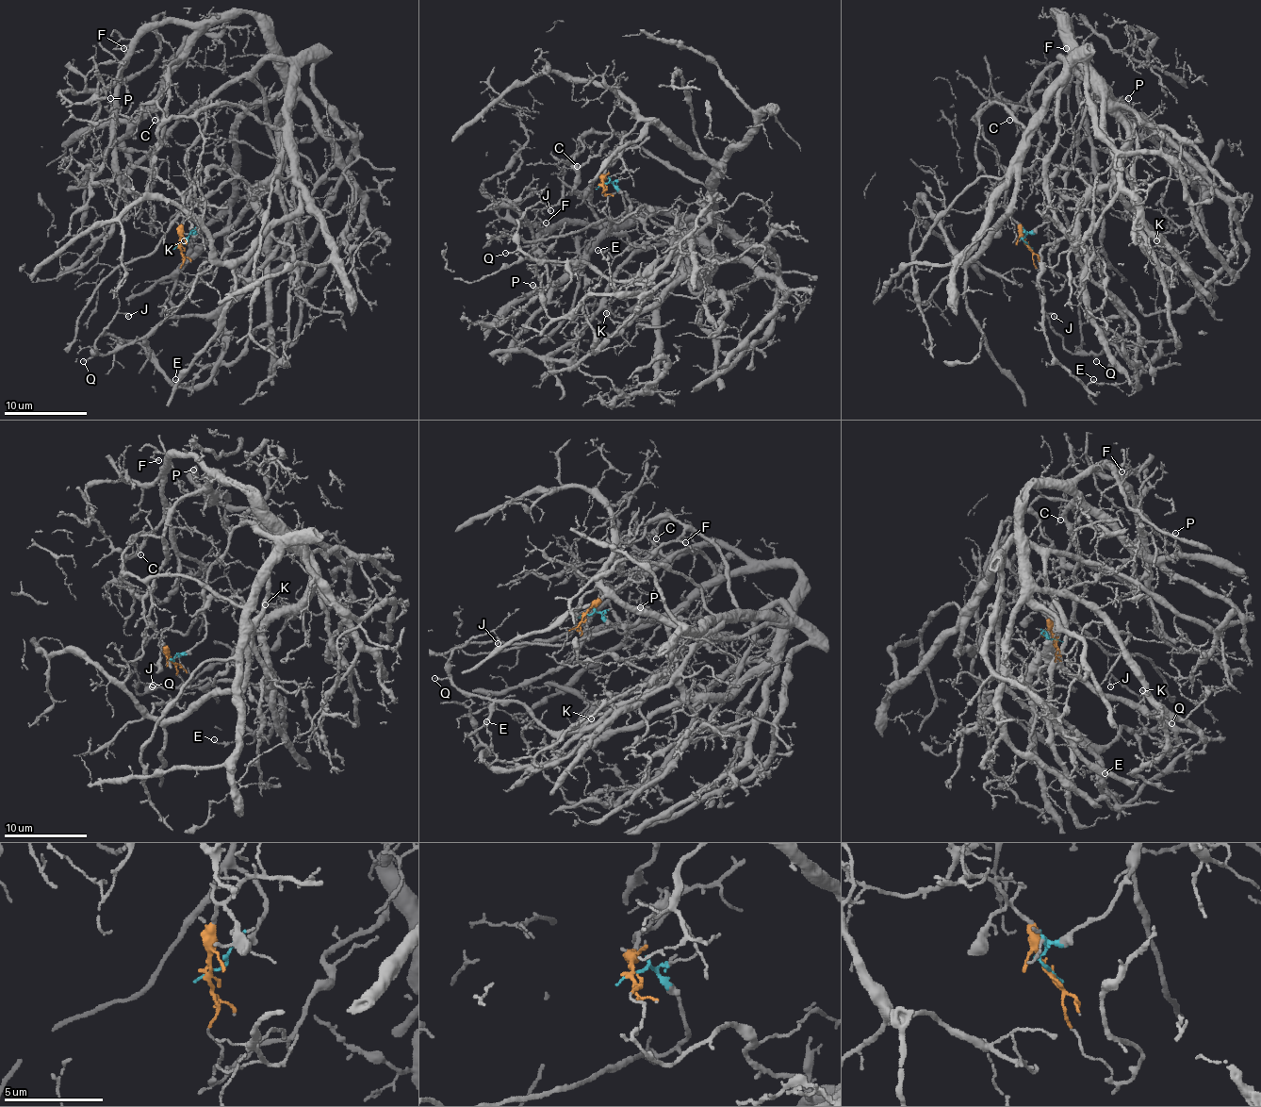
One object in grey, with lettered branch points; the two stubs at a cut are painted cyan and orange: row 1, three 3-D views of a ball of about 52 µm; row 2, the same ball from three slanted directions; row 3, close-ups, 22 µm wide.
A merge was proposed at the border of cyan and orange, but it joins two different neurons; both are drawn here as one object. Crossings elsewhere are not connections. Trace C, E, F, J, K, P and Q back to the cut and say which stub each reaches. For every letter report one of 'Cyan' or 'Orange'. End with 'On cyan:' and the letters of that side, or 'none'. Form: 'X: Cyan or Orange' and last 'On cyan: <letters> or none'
C: Orange
E: Orange
F: Orange
J: Orange
K: Orange
P: Orange
Q: Orange
On cyan: none

